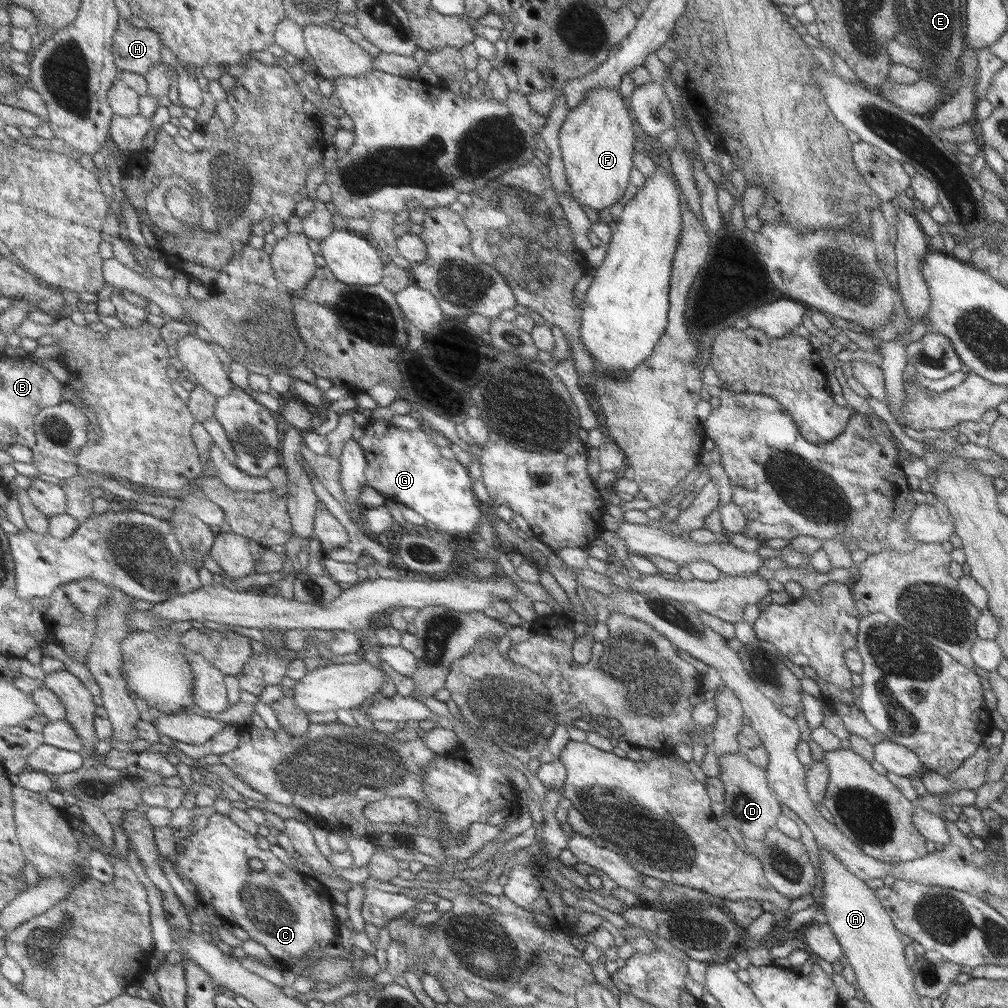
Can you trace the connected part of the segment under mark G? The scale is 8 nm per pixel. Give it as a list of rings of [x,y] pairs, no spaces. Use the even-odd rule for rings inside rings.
[[[374,419],[364,427],[364,436],[359,440],[364,447],[369,460],[366,469],[369,487],[376,488],[381,494],[395,502],[413,508],[426,520],[437,526],[437,531],[452,534],[452,536],[467,536],[473,538],[478,533],[480,510],[478,510],[478,497],[474,492],[474,478],[468,467],[457,459],[448,459],[442,455],[440,446],[427,431],[408,430],[400,428],[391,421]]]

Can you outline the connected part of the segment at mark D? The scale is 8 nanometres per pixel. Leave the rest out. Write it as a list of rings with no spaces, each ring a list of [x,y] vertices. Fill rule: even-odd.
[[[730,754],[718,758],[720,775],[726,792],[724,793],[724,820],[727,825],[738,829],[742,835],[752,840],[764,839],[768,828],[774,828],[778,816],[781,814],[781,804],[770,787],[766,778],[766,771],[755,766],[745,754]]]

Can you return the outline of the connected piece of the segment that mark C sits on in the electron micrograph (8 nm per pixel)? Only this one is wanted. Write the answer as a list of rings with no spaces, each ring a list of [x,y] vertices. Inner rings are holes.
[[[216,813],[210,818],[209,825],[186,839],[184,852],[178,852],[173,862],[176,872],[185,875],[196,886],[202,902],[214,906],[216,912],[232,925],[239,925],[250,937],[262,943],[276,959],[283,962],[292,958],[304,957],[306,952],[326,948],[338,938],[338,918],[334,914],[330,892],[316,888],[305,873],[289,868],[272,850],[262,850],[256,836],[241,828],[228,815]],[[259,858],[264,864],[263,871],[252,868],[252,860]]]

